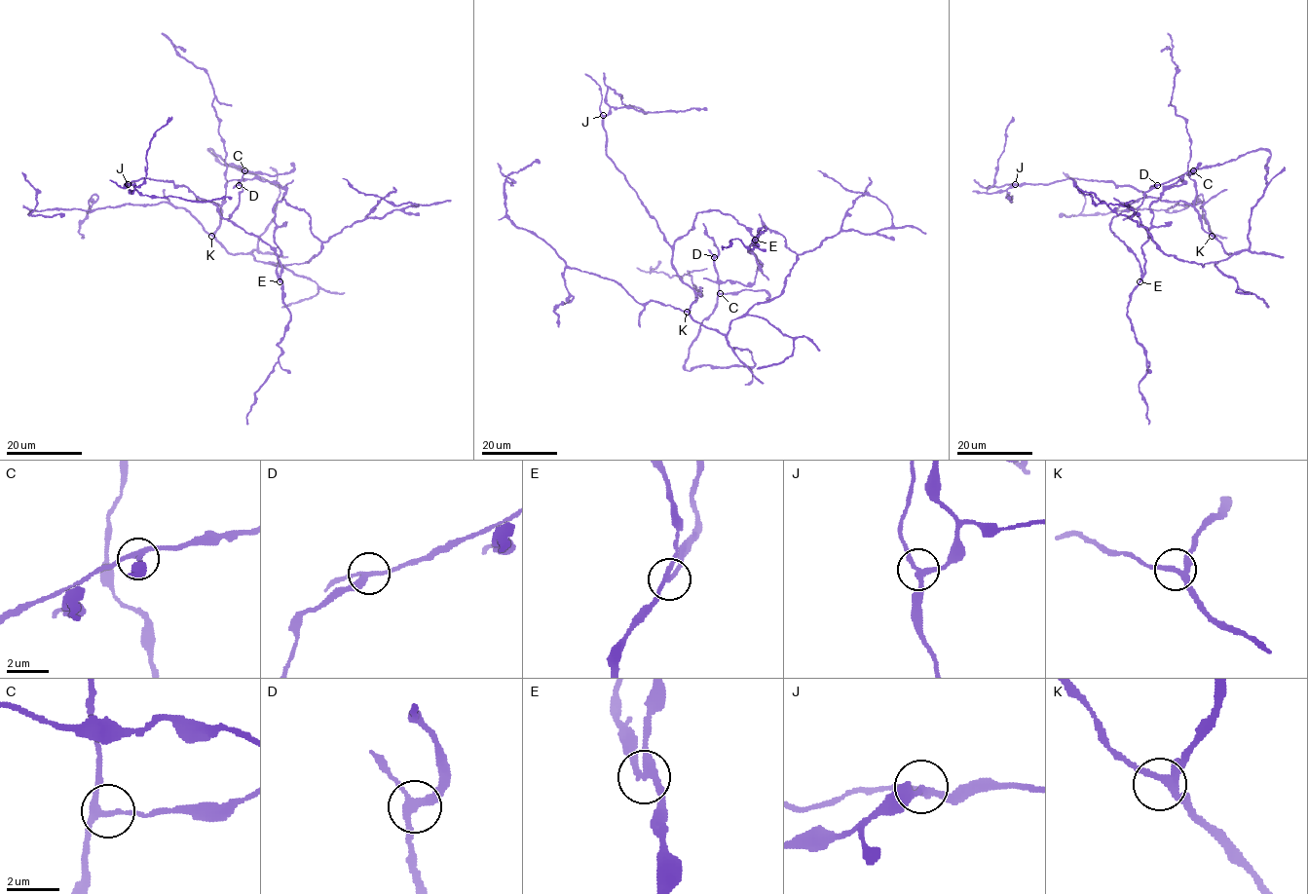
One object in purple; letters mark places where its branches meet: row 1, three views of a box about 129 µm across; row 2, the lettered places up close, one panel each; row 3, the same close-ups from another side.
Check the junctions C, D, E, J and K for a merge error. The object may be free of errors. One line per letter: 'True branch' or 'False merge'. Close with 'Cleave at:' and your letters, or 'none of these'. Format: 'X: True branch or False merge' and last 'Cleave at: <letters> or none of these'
C: True branch
D: True branch
E: False merge
J: True branch
K: True branch
Cleave at: E

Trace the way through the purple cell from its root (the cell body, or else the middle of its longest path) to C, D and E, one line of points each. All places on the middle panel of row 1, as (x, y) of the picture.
C: (691, 306), (695, 321), (717, 329), (732, 349), (749, 350), (753, 366), (684, 368), (691, 342), (720, 293)
D: (691, 306), (695, 321), (717, 329), (732, 349), (749, 350), (755, 364), (684, 368), (717, 300), (714, 257)
E: (691, 306), (696, 294), (672, 254), (696, 214), (731, 214), (755, 241)

